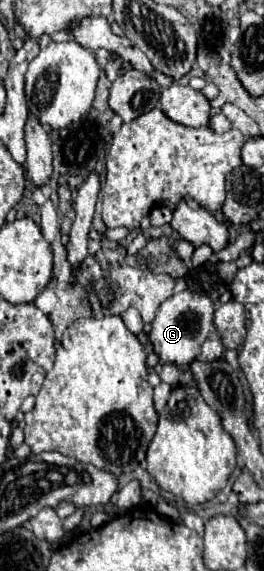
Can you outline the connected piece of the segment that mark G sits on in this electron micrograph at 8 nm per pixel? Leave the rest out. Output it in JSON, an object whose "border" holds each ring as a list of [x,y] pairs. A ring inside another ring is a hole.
{"border":[[[184,290],[180,294],[170,296],[160,304],[156,310],[156,318],[152,322],[150,330],[150,342],[154,346],[154,352],[162,362],[172,362],[180,368],[188,368],[194,360],[216,360],[222,354],[222,342],[220,334],[214,328],[212,314],[214,314],[214,302],[208,296]]]}

